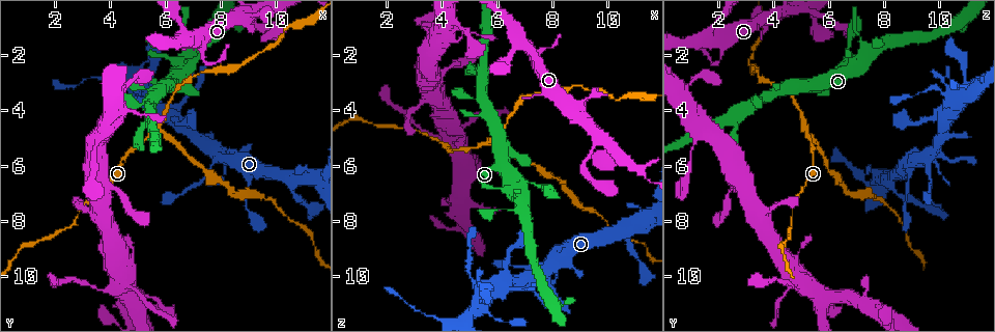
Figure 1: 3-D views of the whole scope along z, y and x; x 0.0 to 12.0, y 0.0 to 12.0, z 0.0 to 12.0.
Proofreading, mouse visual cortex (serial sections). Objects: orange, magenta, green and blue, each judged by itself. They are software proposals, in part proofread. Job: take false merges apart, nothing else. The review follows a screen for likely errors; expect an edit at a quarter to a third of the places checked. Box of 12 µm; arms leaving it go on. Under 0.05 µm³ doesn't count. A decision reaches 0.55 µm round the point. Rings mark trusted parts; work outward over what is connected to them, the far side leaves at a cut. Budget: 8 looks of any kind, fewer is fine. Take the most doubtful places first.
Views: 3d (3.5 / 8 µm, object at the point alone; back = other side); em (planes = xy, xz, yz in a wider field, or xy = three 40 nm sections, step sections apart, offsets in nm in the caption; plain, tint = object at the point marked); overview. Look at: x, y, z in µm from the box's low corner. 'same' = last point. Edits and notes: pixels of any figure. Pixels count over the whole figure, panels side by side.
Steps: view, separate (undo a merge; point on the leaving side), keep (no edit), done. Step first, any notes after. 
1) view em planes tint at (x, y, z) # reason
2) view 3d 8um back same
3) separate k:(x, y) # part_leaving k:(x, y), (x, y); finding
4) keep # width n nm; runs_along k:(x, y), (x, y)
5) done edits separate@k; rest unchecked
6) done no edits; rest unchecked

view 3d 3.5um at (5.6, 4.6, 5.1) # sharp bend

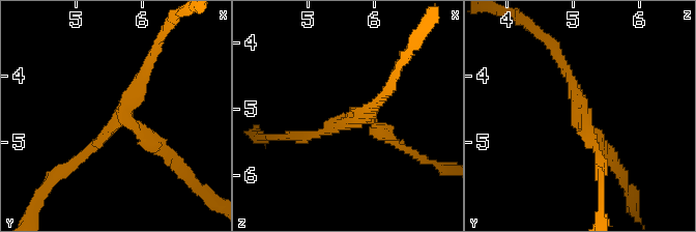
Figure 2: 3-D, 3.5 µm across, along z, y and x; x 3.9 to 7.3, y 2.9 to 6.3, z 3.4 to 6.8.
view em xy step 2 tint at (5.65, 4.70, 5.15) # arms 3; arm_widths 150, 200, 200 nm

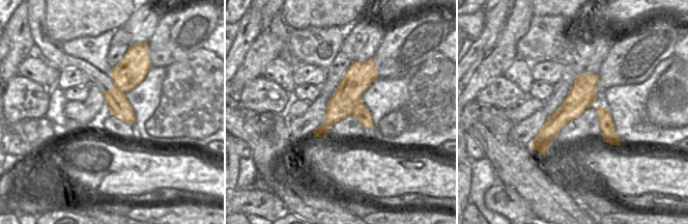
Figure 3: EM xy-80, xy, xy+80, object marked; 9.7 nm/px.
separate 2:(399, 145) # part_leaving 2:(373, 123), (401, 147), (439, 166); two cells meet here

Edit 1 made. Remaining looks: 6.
view 3d 3.5um at (7.6, 6.0, 9.5)

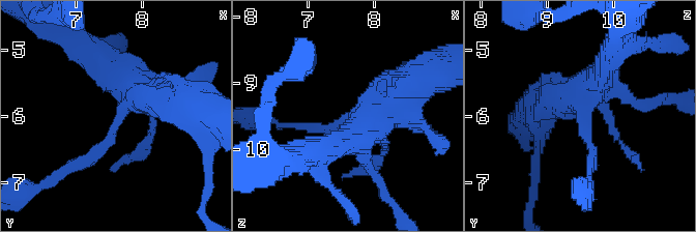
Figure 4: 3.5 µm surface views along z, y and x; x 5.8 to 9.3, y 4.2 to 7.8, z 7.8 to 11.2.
view em xy step 5 tint at (7.65, 6.05, 9.55) # need the tissue

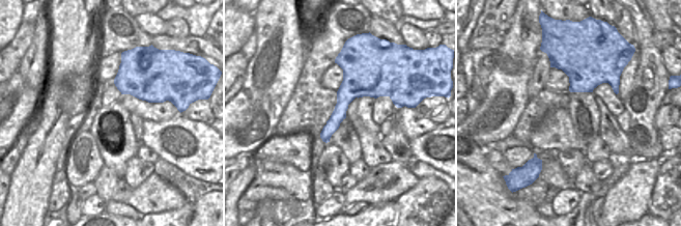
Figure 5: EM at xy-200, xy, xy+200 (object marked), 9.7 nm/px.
keep # runs_along 4:(167, 98), (139, 88), (113, 133), (75, 165); continuous, no second cell

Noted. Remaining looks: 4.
view 3d 3.5um at (7.3, 1.5, 1.9) # two arms in line, one across

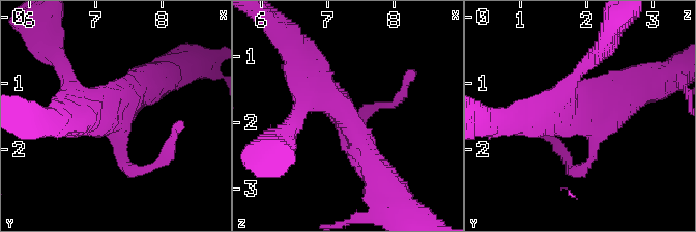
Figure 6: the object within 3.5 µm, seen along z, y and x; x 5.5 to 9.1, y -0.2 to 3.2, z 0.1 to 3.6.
view em xy step 3 tint at (7.25, 1.40, 1.85) # need the tissue

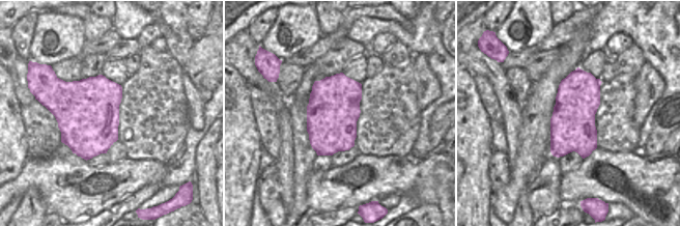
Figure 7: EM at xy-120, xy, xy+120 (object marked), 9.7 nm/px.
keep # runs_along 6:(371, 166), (346, 116), (301, 62); continuous, no second cell

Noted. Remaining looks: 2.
done edits separate@2; rest unchecked

